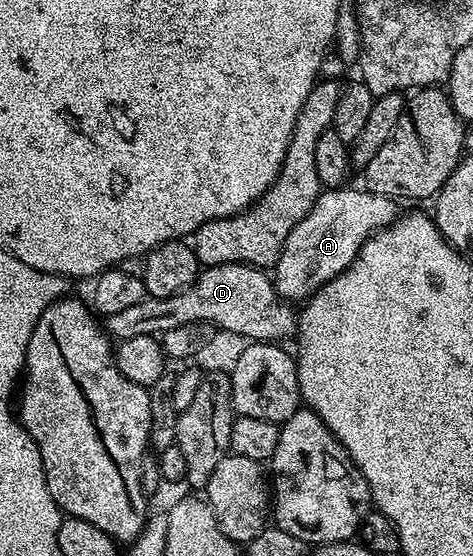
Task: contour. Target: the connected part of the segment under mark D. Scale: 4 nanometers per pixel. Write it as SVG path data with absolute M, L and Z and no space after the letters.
M224 263L214 267L205 267L198 270L197 279L187 289L175 293L171 297L147 297L138 301L128 309L119 313L111 313L104 320L103 326L114 340L120 341L127 337L140 335L157 335L167 329L175 329L175 325L184 323L211 323L214 328L230 331L233 335L242 335L245 341L285 341L297 329L297 315L292 311L290 304L282 300L273 288L273 280L262 268L253 267L249 263Z

